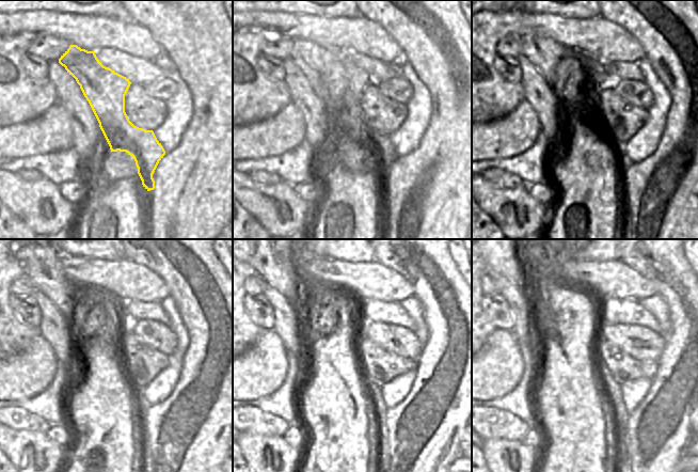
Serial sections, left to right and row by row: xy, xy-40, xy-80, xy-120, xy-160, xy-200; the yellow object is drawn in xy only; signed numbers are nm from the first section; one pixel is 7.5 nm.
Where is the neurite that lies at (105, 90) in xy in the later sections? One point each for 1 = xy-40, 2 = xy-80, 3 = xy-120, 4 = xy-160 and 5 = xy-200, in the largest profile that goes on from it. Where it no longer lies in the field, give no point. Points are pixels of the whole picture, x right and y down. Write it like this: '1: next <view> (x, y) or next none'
1: next xy-40 (322, 67)
2: next xy-80 (560, 67)
3: next xy-120 (40, 261)
4: next xy-160 (274, 261)
5: next xy-200 (511, 261)

